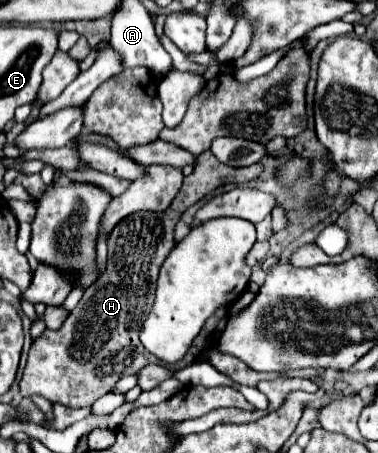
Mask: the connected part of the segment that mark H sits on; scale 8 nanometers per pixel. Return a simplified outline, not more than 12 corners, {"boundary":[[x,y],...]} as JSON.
{"boundary":[[212,151],[164,213],[110,233],[106,271],[30,347],[24,397],[90,407],[162,363],[140,327],[180,215],[260,165]]}

